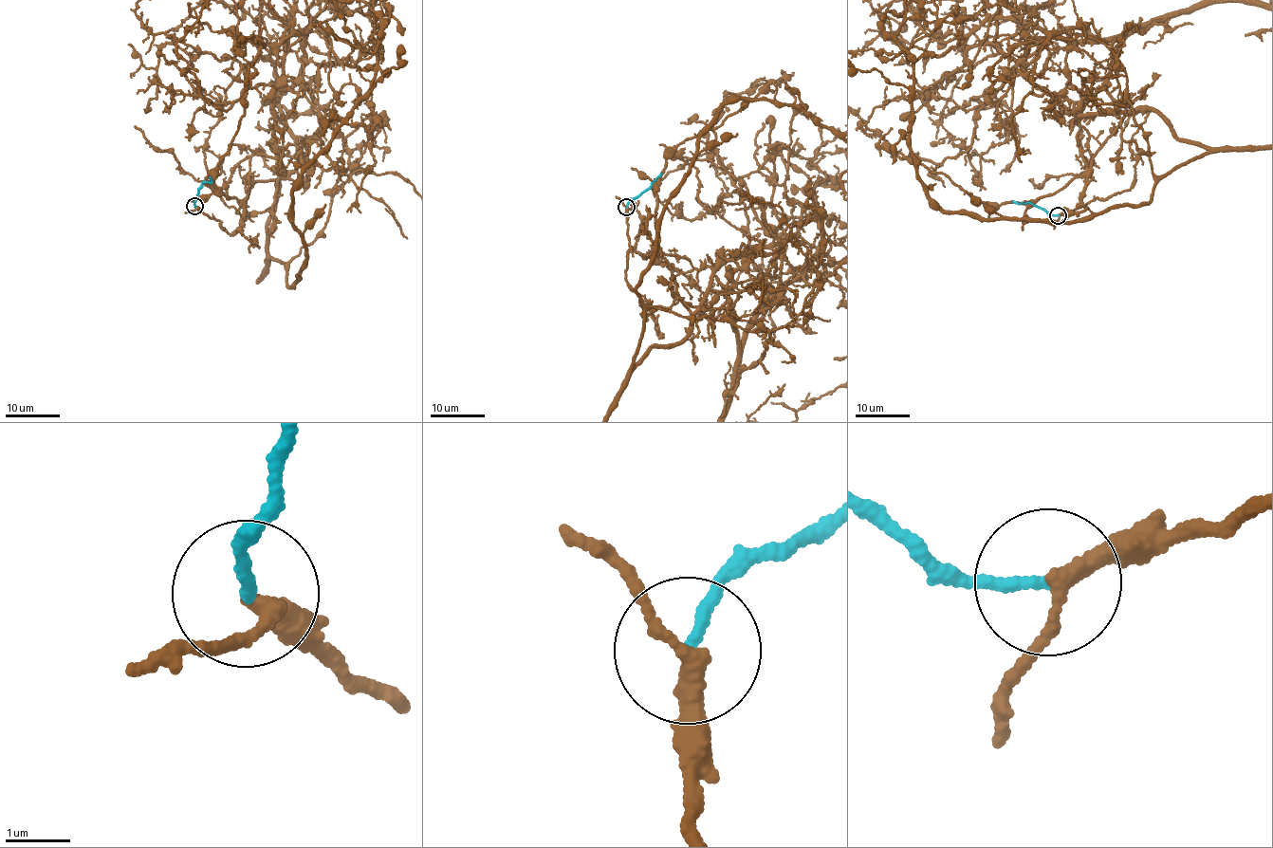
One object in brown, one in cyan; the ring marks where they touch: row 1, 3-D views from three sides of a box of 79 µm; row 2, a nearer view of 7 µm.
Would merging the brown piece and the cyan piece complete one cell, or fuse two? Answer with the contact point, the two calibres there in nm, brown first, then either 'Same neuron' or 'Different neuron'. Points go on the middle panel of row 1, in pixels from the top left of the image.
Place: (626, 207). Thickness 280 nm (brown) against 170 nm. Different neuron

